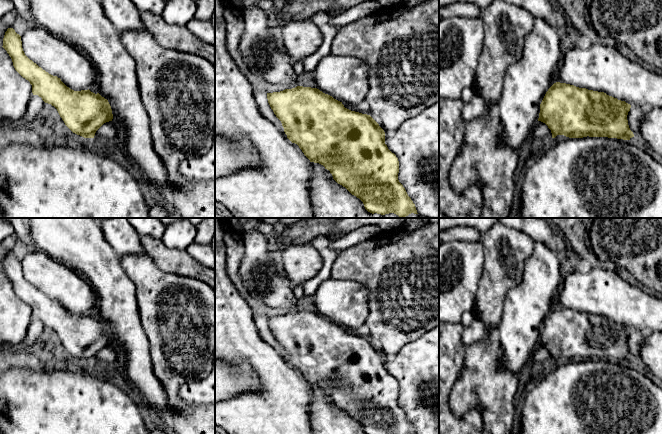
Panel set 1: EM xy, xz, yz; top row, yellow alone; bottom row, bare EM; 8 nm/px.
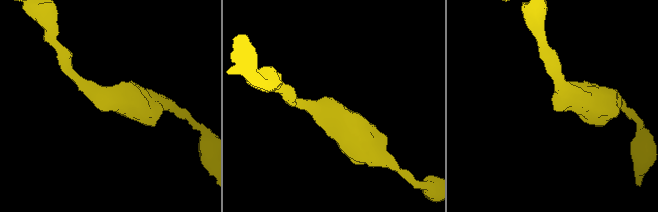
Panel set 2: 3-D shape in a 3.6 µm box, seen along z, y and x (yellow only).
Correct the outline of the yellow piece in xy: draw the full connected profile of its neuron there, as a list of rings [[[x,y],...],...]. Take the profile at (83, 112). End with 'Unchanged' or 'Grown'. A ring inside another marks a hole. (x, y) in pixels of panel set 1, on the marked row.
[[[8,28],[2,46],[12,59],[15,70],[32,85],[33,95],[38,95],[45,103],[54,106],[65,125],[75,134],[84,138],[94,138],[96,131],[106,122],[112,121],[113,114],[107,99],[99,93],[88,90],[74,91],[60,78],[53,76],[30,60],[22,48],[21,36],[13,28]]]. Unchanged

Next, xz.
[[[297,86],[267,93],[267,99],[274,114],[281,121],[287,138],[299,146],[310,162],[319,163],[329,170],[333,179],[359,198],[368,212],[381,215],[394,213],[400,218],[411,213],[418,214],[415,204],[398,180],[398,158],[385,144],[384,130],[370,115],[351,111],[345,108],[342,102],[311,87]]]. Unchanged

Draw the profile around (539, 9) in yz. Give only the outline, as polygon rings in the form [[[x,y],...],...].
[[[504,0],[528,11],[534,19],[545,20],[551,27],[558,30],[558,13],[550,0]]]

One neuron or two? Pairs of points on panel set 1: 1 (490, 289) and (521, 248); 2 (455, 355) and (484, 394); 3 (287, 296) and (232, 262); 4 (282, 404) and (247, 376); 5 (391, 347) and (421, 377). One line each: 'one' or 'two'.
1: one
2: two
3: two
4: two
5: two

